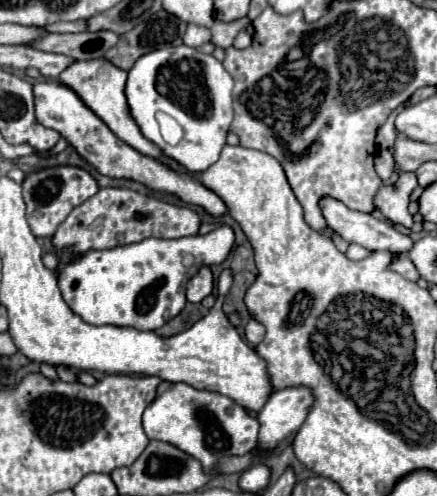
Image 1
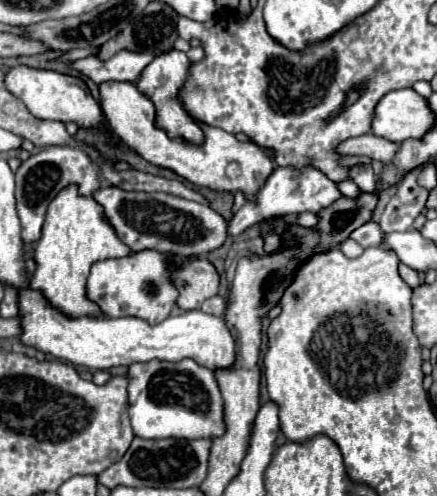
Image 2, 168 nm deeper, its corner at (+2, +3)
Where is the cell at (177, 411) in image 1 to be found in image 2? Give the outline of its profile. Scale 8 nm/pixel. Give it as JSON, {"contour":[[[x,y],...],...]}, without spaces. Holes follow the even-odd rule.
{"contour":[[[194,360],[182,362],[134,362],[128,366],[128,416],[140,438],[214,438],[224,434],[224,402],[212,370],[198,366]]]}

